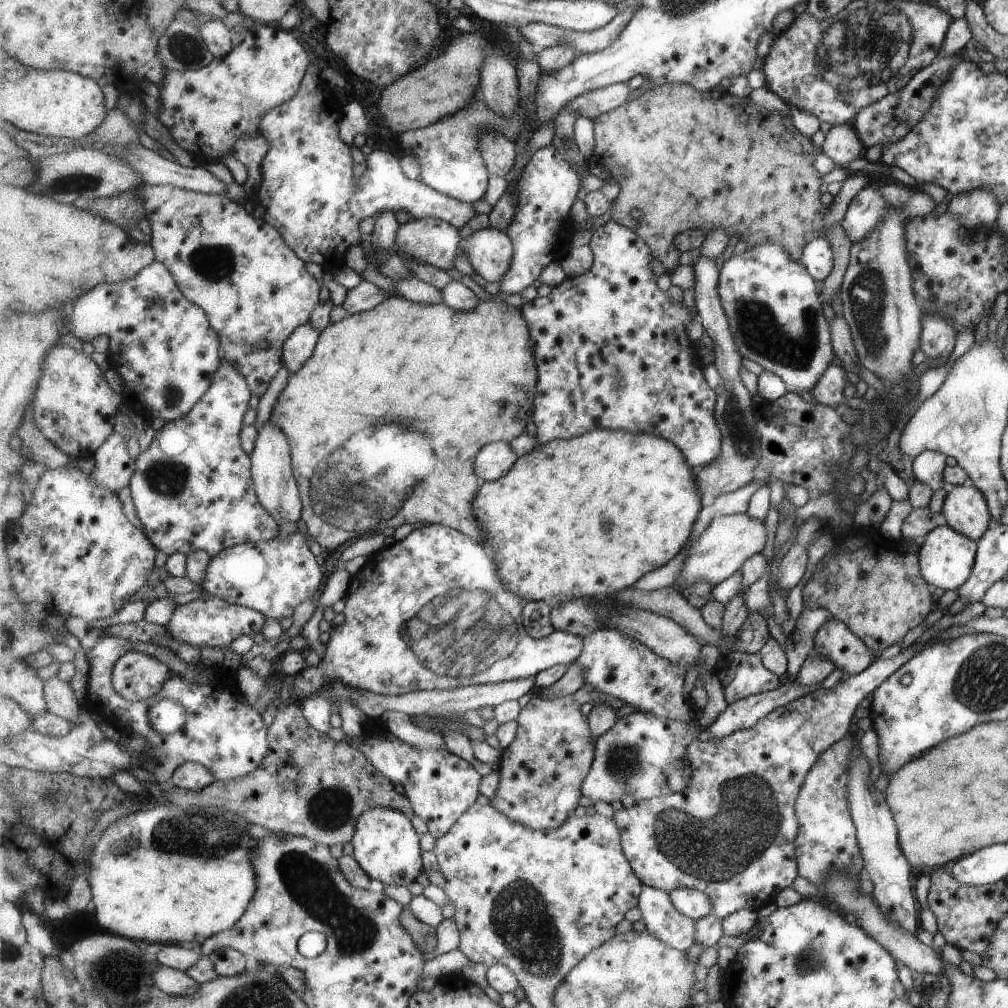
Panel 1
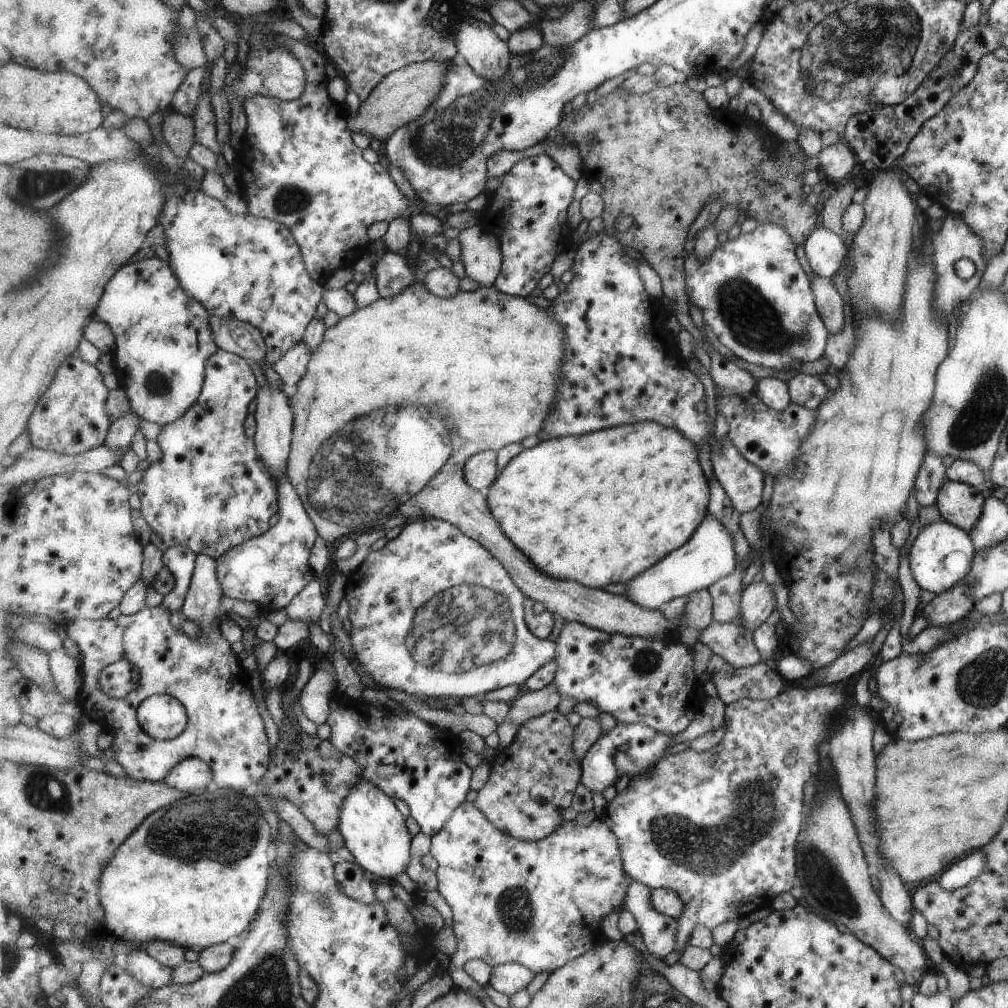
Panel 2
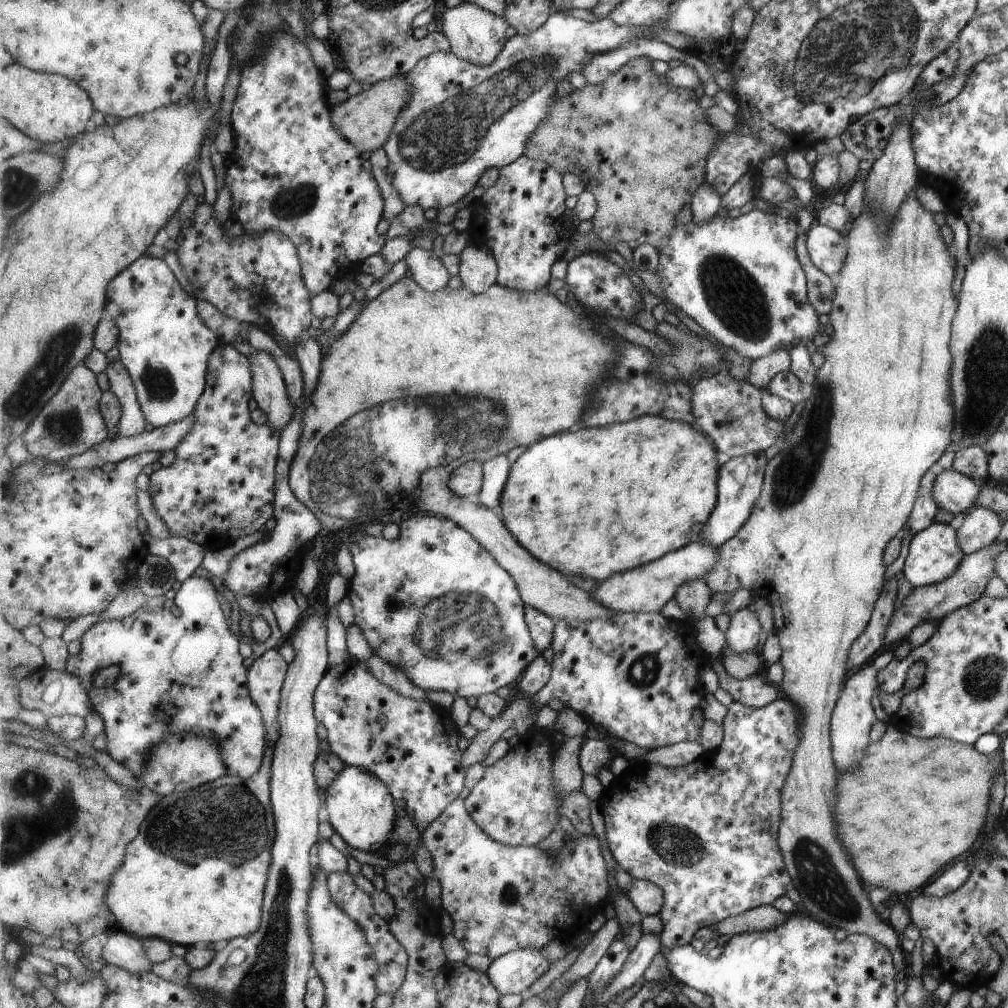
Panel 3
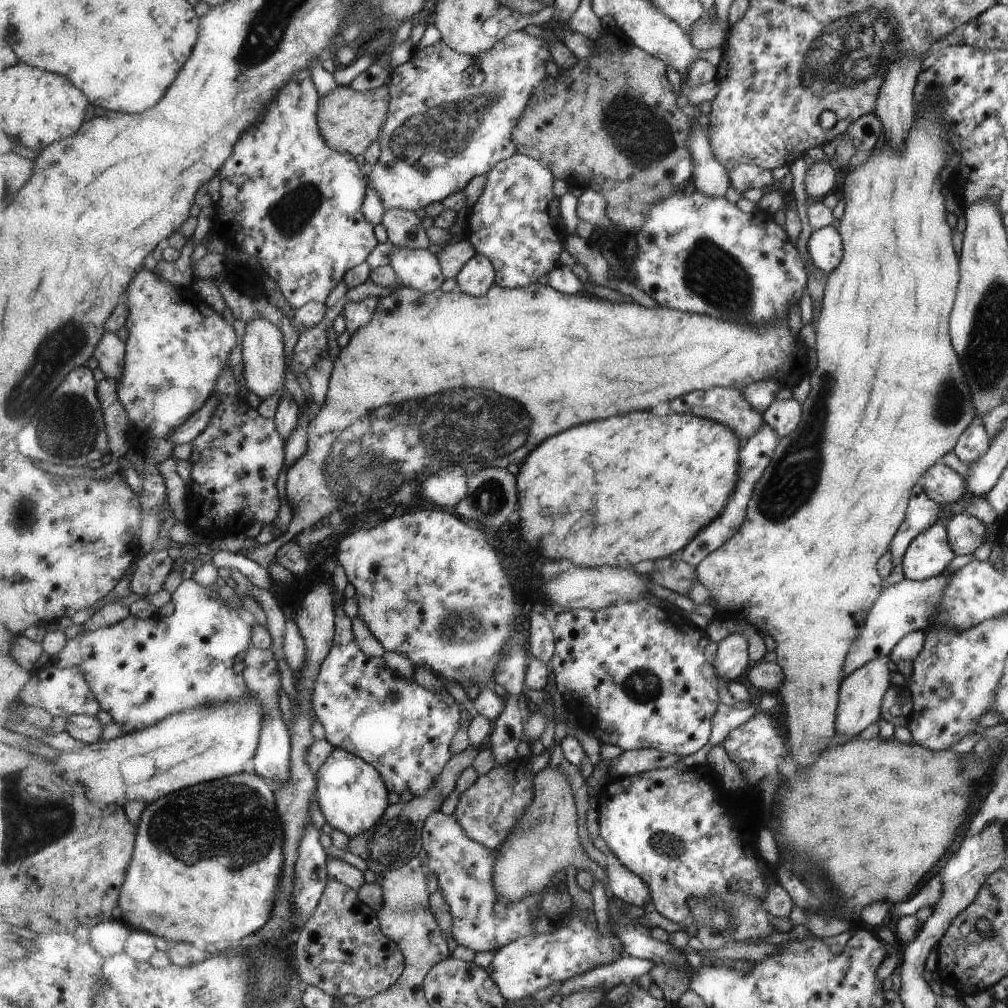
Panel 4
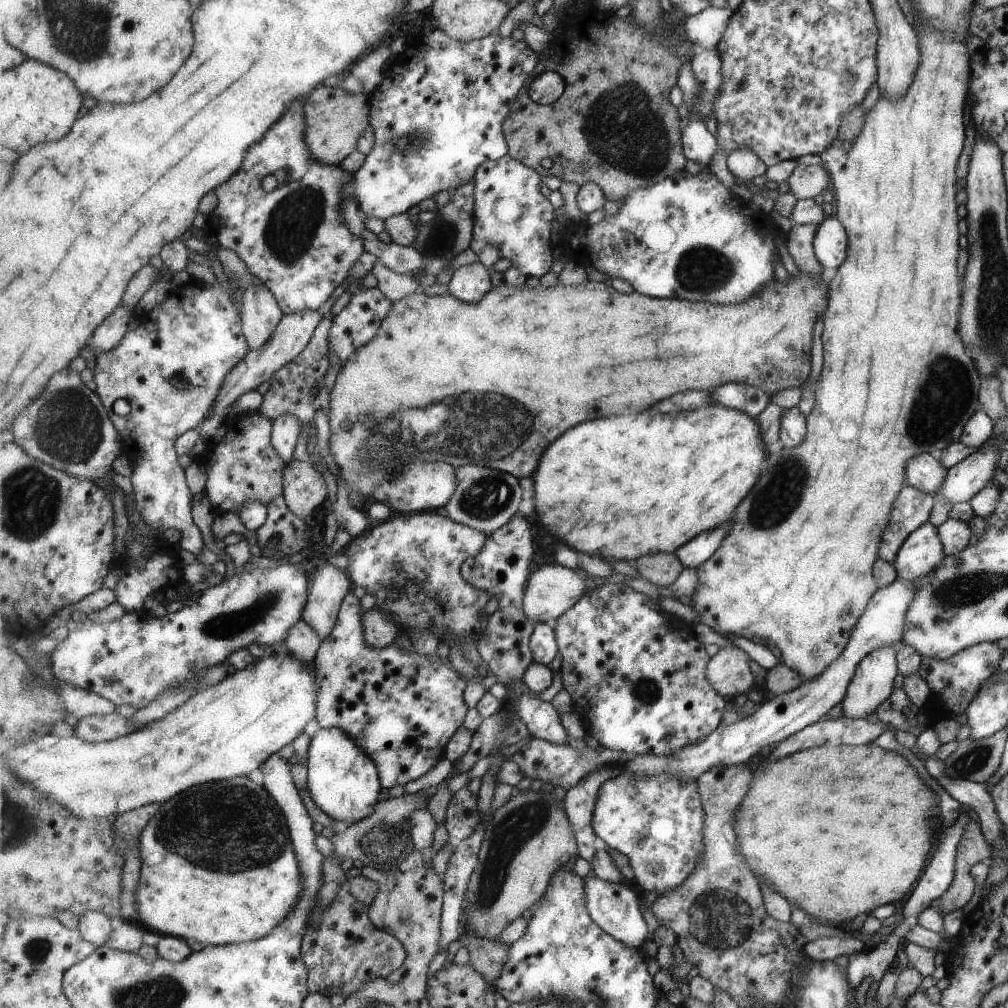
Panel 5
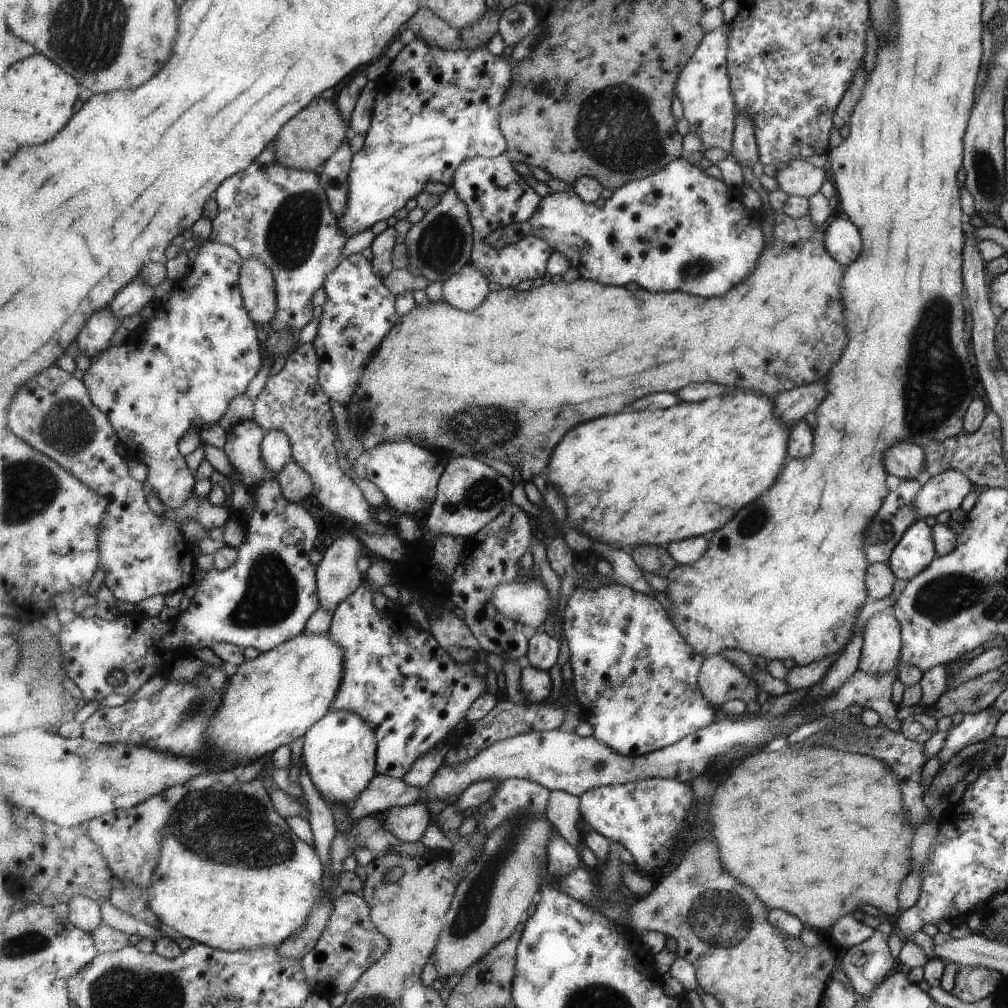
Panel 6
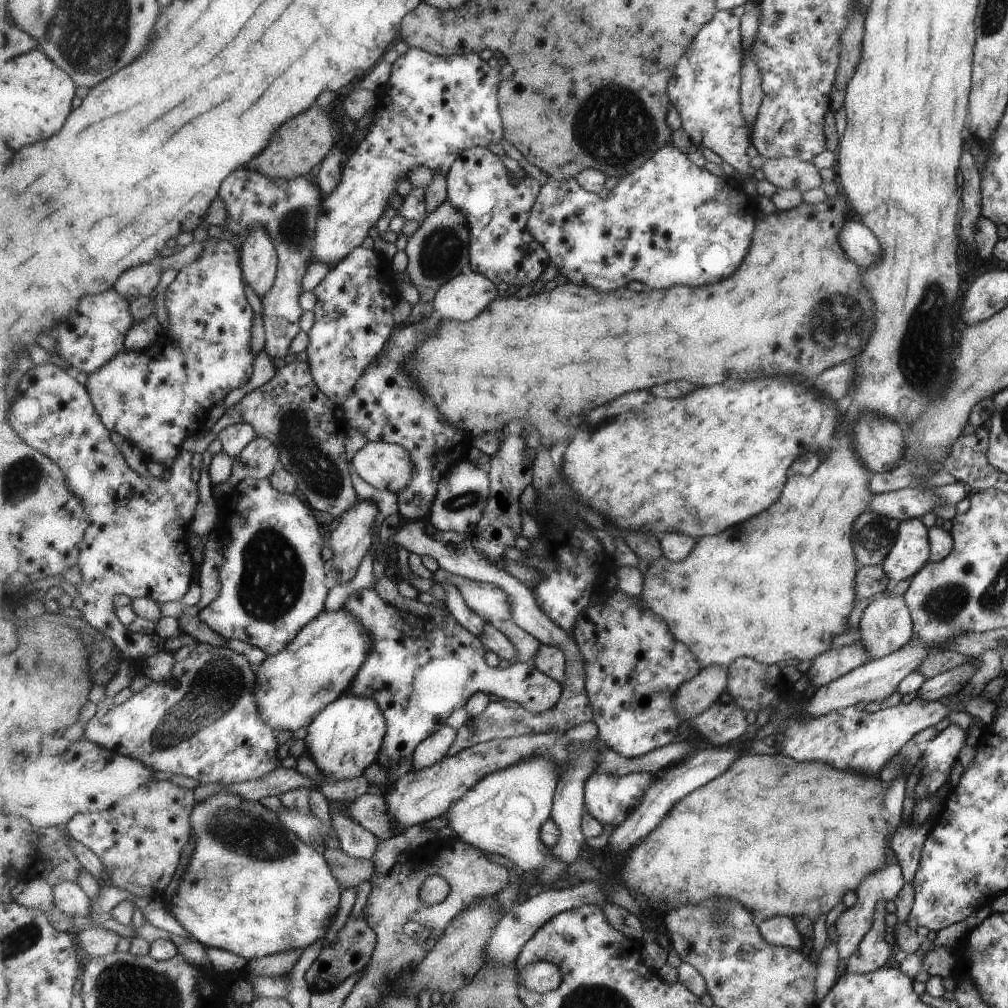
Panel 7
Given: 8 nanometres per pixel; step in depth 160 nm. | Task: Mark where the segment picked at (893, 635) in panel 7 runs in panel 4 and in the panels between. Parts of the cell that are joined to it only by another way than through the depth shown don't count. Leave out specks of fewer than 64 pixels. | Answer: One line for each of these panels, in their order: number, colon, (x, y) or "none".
4: (861, 691)
5: (872, 683)
6: (880, 651)

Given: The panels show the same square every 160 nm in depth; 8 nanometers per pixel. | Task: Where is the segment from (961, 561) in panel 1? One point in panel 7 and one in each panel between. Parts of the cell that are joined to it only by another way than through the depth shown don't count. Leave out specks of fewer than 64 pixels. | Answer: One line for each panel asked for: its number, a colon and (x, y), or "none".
2: (940, 555)
3: (934, 553)
4: (928, 553)
5: (920, 553)
6: (915, 549)
7: (909, 552)

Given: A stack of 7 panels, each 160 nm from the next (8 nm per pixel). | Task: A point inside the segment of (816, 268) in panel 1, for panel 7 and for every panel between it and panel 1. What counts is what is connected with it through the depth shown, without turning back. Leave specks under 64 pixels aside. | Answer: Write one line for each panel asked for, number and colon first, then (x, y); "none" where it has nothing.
2: (824, 250)
3: (827, 250)
4: (825, 246)
5: (830, 242)
6: (841, 239)
7: (856, 240)

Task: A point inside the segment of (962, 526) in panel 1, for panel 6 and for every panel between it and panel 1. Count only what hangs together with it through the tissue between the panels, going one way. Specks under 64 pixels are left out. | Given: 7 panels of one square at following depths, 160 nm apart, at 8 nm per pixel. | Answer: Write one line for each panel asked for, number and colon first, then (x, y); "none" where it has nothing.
2: (960, 504)
3: (953, 492)
4: (941, 484)
5: (925, 473)
6: (905, 461)

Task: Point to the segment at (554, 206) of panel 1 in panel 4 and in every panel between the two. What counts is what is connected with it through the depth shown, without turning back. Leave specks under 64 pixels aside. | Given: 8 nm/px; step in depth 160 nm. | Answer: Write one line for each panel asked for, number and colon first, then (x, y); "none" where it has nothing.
2: (529, 212)
3: (520, 219)
4: (510, 224)

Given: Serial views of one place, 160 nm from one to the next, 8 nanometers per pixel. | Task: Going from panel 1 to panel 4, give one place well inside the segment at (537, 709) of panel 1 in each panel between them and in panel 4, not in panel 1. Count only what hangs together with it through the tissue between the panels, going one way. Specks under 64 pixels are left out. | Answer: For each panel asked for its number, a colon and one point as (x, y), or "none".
2: (532, 782)
3: (515, 803)
4: (489, 810)

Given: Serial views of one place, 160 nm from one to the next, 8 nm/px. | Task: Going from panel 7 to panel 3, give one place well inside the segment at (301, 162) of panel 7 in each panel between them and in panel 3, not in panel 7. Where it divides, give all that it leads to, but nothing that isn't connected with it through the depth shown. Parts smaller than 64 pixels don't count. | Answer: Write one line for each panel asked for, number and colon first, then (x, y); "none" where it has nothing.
3: (367, 120)
4: (351, 121)
5: (335, 120)
6: (306, 144)

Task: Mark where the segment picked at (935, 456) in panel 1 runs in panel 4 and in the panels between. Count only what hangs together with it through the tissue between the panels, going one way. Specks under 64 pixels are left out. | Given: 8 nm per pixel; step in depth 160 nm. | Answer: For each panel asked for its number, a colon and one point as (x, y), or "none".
2: (931, 476)
3: (924, 509)
4: (921, 513)

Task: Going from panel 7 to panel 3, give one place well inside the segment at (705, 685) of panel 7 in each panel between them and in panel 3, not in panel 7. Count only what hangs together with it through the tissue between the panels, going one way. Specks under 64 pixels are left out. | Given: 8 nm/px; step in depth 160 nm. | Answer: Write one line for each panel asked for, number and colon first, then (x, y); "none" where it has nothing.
3: (742, 635)
4: (732, 661)
5: (729, 671)
6: (721, 680)

